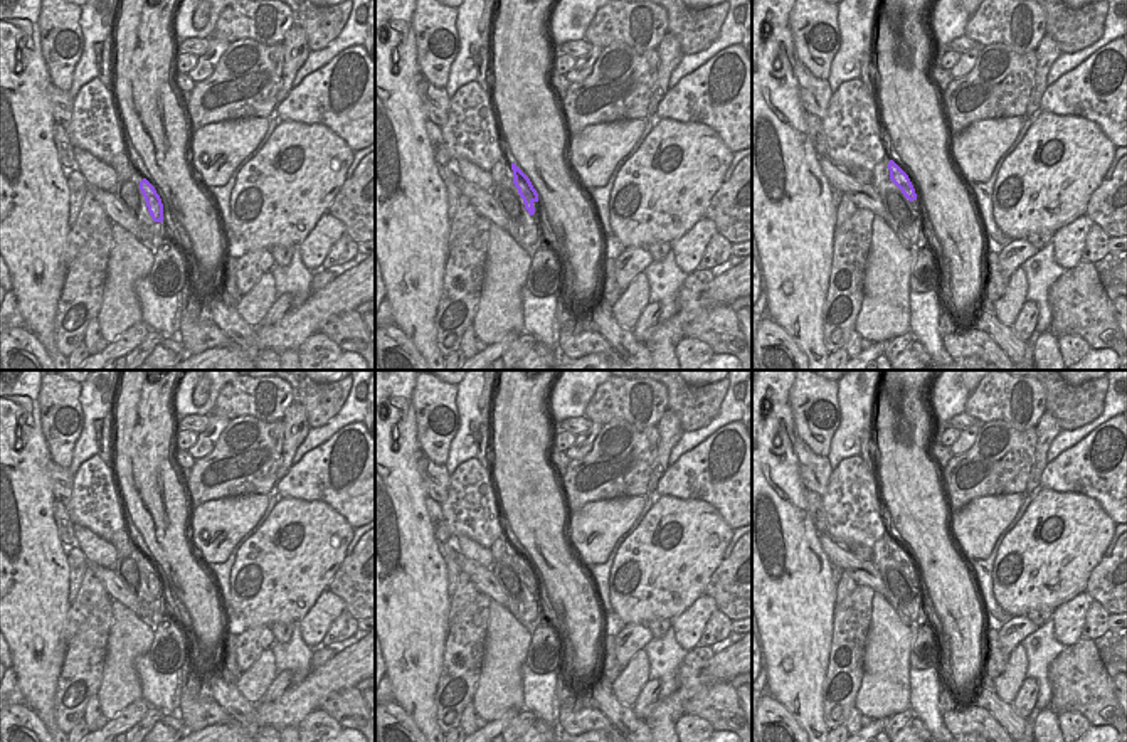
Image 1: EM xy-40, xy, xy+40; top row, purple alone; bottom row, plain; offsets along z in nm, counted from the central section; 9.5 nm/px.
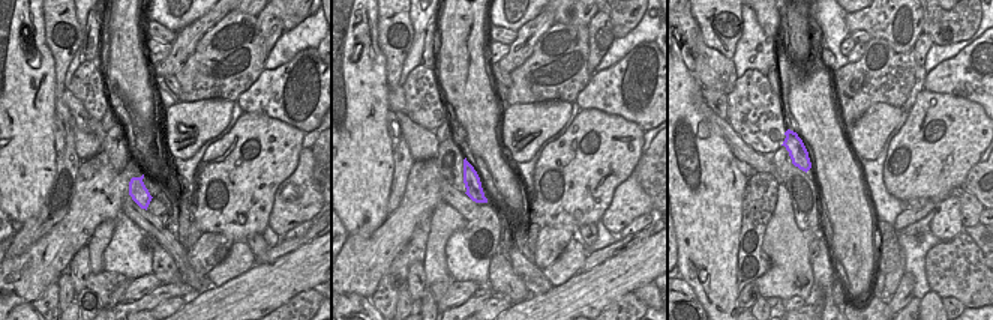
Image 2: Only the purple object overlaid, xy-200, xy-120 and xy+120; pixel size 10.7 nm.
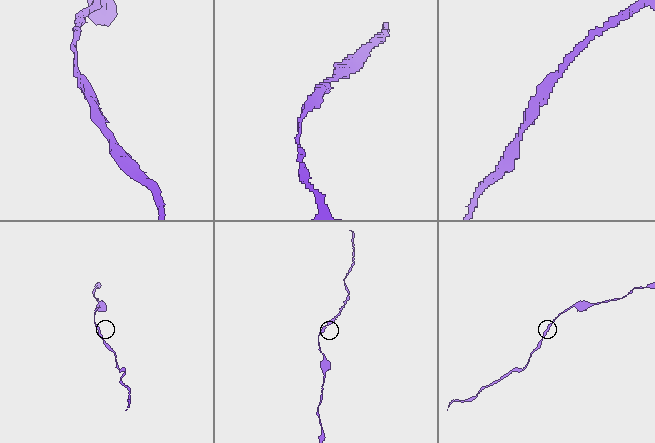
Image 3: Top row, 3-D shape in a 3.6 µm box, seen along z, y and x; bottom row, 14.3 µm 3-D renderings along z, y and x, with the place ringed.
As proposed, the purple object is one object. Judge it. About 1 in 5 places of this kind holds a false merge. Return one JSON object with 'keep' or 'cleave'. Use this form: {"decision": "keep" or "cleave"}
{"decision": "keep"}

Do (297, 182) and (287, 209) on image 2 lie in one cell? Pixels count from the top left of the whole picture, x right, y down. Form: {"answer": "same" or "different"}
{"answer": "same"}

